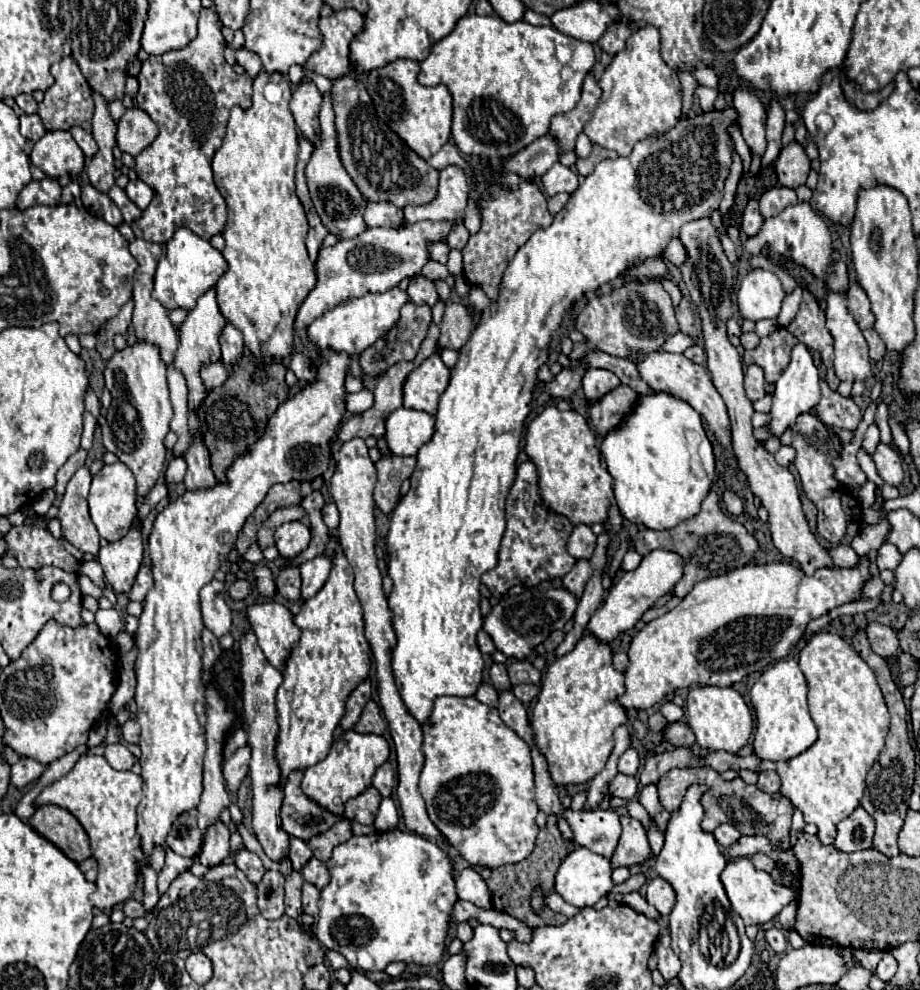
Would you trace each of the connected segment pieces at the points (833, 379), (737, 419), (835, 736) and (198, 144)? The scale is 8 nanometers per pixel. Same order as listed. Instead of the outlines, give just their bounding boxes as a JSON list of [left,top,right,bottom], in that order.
[[788,290,840,390],[680,218,836,576],[762,632,890,846],[132,8,252,244]]

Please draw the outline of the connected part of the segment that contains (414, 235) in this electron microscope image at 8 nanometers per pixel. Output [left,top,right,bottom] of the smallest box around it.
[296,222,454,330]

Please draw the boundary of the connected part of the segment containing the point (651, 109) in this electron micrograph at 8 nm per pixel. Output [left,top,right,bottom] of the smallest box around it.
[584,26,682,156]

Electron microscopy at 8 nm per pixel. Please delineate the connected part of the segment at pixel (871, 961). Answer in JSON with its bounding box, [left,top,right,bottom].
[852,948,884,968]

